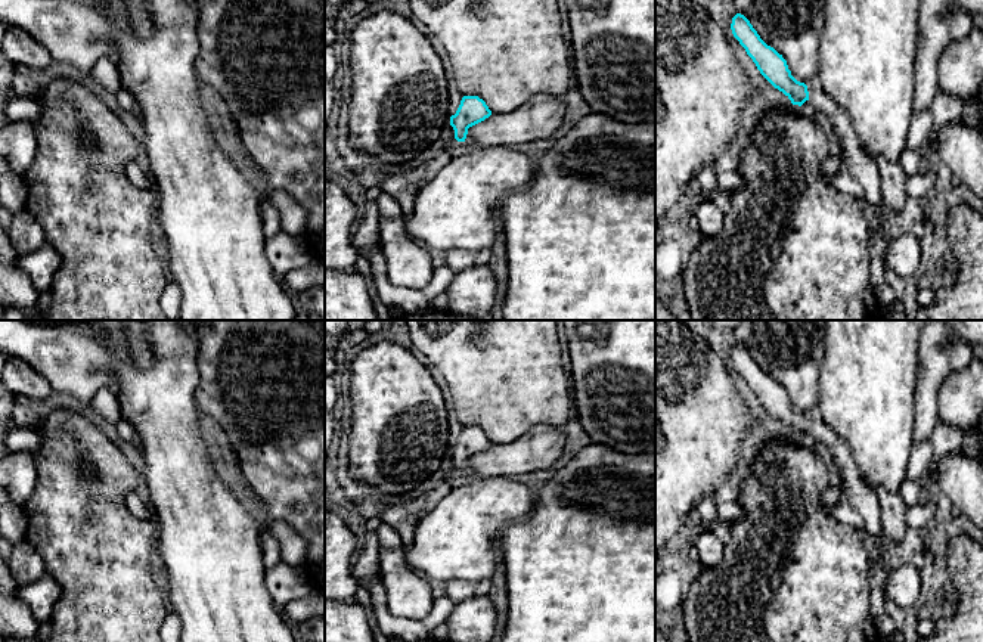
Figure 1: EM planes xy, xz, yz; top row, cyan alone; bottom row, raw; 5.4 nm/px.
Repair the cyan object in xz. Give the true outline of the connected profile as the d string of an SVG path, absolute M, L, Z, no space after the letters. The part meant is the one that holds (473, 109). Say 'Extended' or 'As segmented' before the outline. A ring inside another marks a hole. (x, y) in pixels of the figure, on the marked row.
Extended. M463 96L455 115L450 117L450 125L455 130L455 142L447 145L447 152L452 156L465 153L469 146L465 142L468 128L484 121L492 115L492 111L478 96Z

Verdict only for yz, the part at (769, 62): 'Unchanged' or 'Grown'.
Grown

